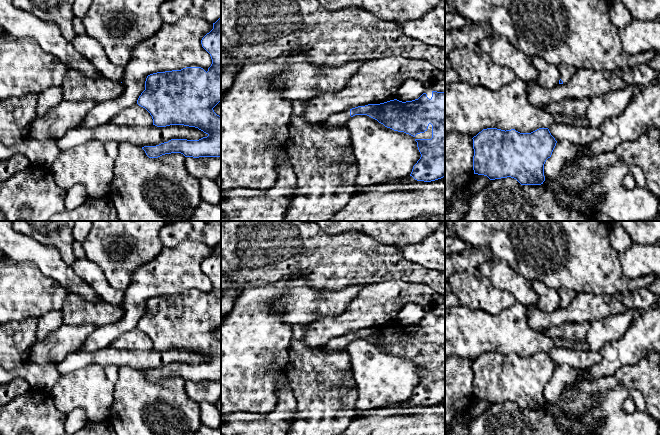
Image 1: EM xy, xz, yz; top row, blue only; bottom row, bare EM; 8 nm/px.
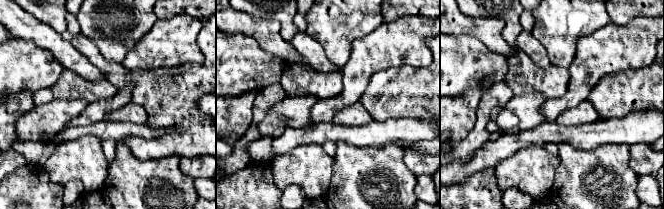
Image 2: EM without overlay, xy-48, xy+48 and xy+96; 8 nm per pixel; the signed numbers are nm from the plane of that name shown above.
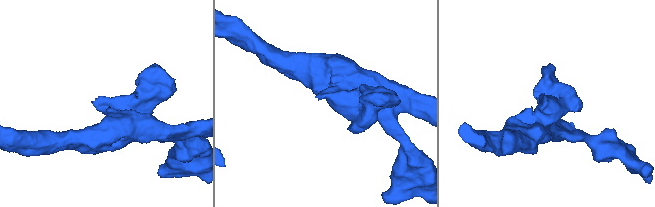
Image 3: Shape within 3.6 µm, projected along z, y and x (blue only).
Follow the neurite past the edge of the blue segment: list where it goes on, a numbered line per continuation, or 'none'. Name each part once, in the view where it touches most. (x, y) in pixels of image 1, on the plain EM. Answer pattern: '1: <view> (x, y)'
1: xz (336, 343)
2: xz (427, 358)

